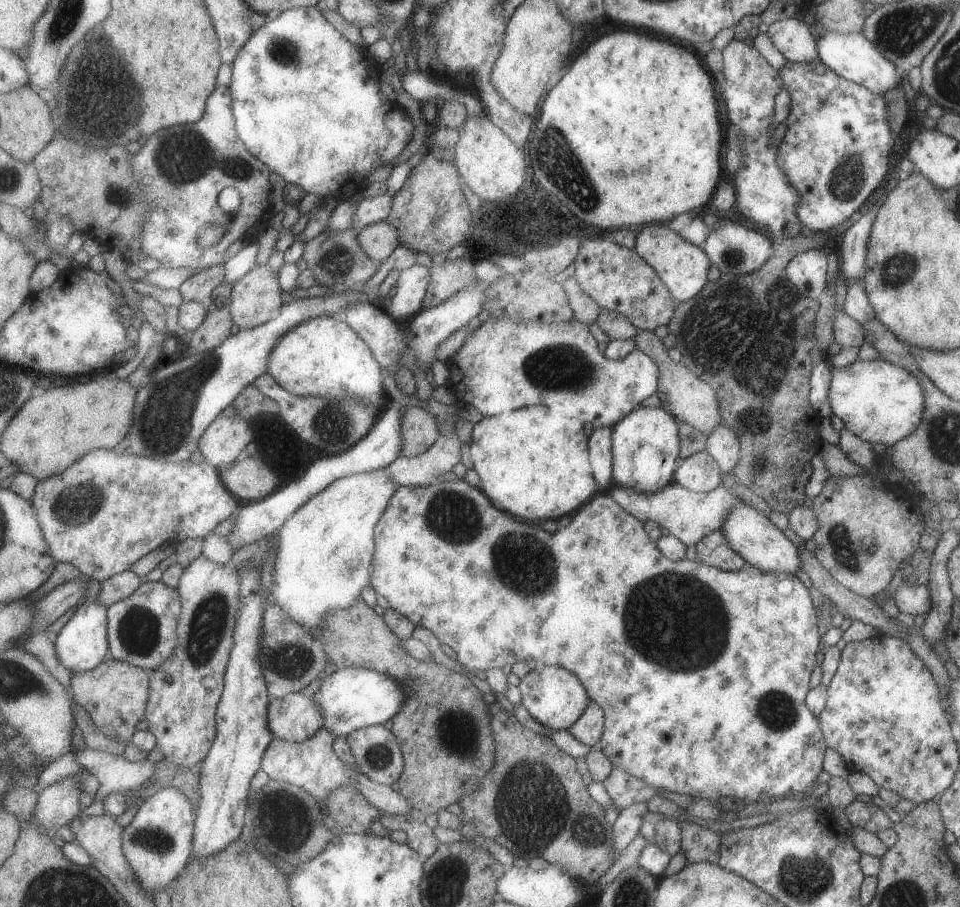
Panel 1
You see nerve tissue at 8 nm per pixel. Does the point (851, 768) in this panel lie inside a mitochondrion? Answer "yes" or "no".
no

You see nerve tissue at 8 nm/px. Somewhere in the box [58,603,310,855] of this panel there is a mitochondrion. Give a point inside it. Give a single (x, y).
(138, 630)

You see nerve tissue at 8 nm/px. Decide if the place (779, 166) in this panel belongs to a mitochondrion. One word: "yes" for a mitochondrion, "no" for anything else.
no

